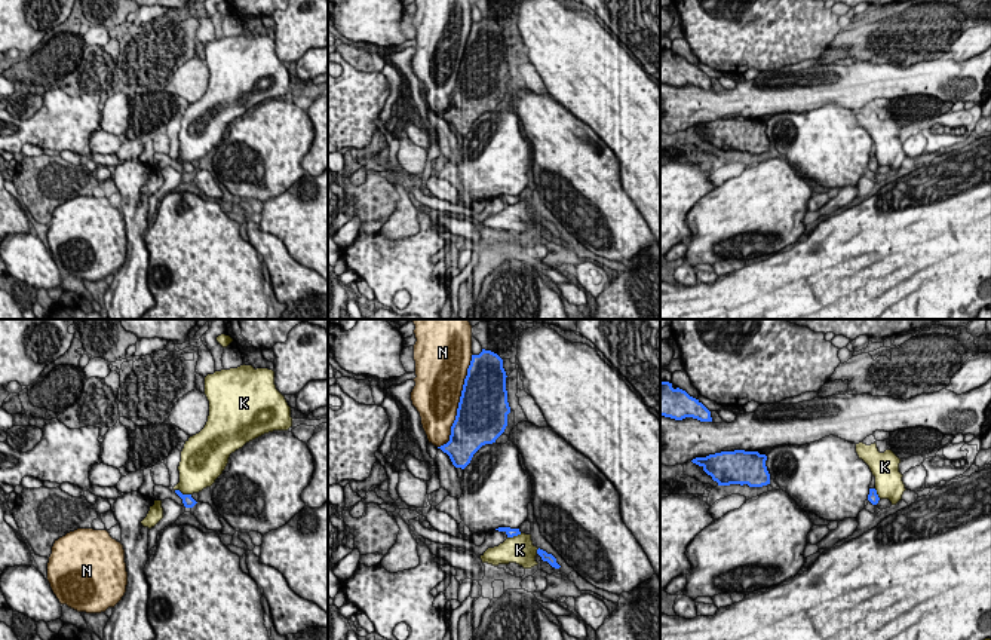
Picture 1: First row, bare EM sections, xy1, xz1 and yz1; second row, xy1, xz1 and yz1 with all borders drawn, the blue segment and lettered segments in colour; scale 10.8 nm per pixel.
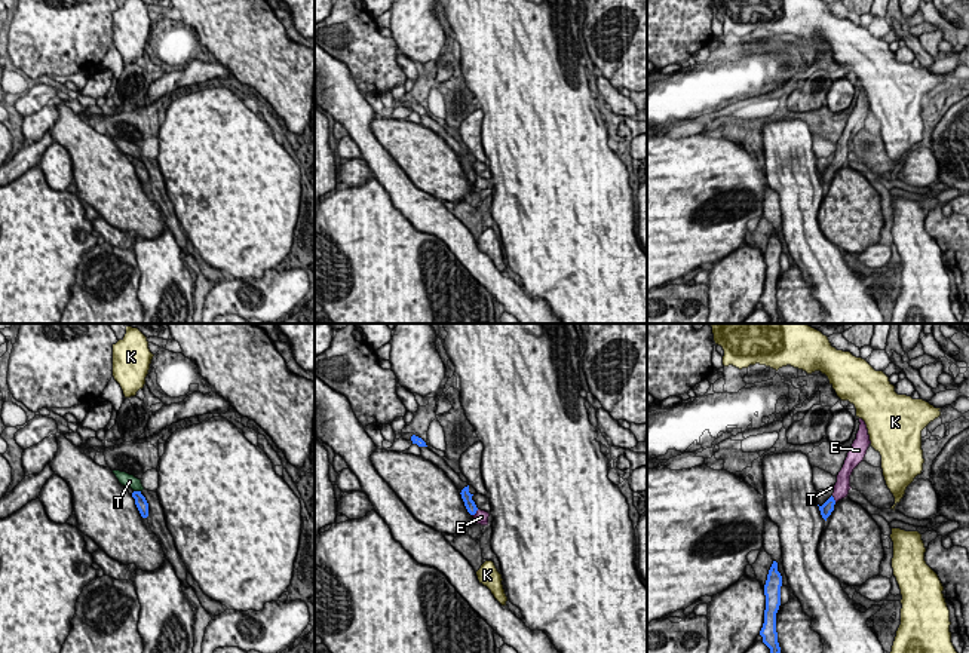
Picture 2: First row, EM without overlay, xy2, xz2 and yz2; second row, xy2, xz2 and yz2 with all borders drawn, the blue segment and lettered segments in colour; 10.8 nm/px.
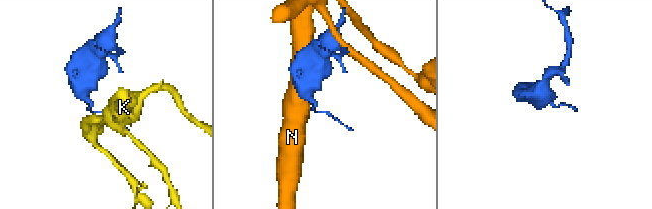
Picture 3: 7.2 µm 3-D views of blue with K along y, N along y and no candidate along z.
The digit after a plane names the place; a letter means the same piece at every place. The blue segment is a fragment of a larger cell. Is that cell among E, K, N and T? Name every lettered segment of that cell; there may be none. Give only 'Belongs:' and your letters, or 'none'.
Belongs: E

